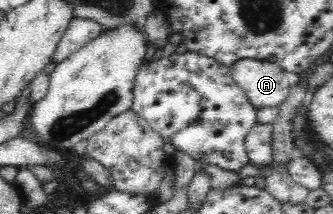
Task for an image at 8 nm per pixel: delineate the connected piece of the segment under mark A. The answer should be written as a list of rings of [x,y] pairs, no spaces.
[[[243,59],[231,66],[233,78],[256,108],[278,106],[288,98],[293,78],[269,61]]]

